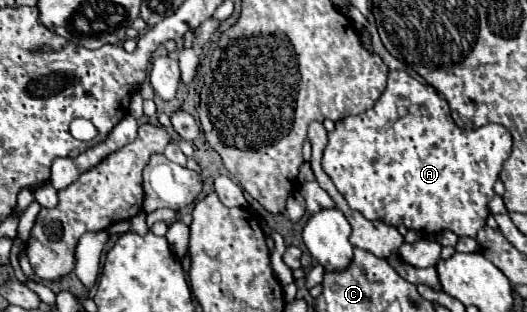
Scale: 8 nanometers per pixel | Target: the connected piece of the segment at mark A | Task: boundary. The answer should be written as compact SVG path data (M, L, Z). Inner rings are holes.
M393 70L389 74L389 82L387 82L387 88L385 92L377 98L377 102L373 104L373 108L365 110L363 114L357 114L357 116L345 116L341 118L337 124L335 124L335 130L329 132L329 144L323 152L323 160L321 160L321 166L323 170L329 174L329 178L333 180L333 184L337 186L337 190L347 198L349 206L357 212L361 212L367 220L383 220L385 224L391 224L391 226L405 226L405 228L413 228L413 230L425 230L425 232L441 232L441 230L453 230L457 236L469 236L469 238L475 238L477 232L485 226L485 220L489 216L487 212L487 204L489 200L495 196L493 192L493 184L497 182L499 178L499 172L501 172L501 166L505 162L505 158L509 158L509 150L511 150L511 134L507 128L499 126L499 124L487 124L483 128L477 128L475 130L461 130L455 126L453 118L451 118L451 112L449 112L449 104L445 98L441 98L435 90L431 90L429 86L417 82L413 76L409 76L407 72L403 70Z

